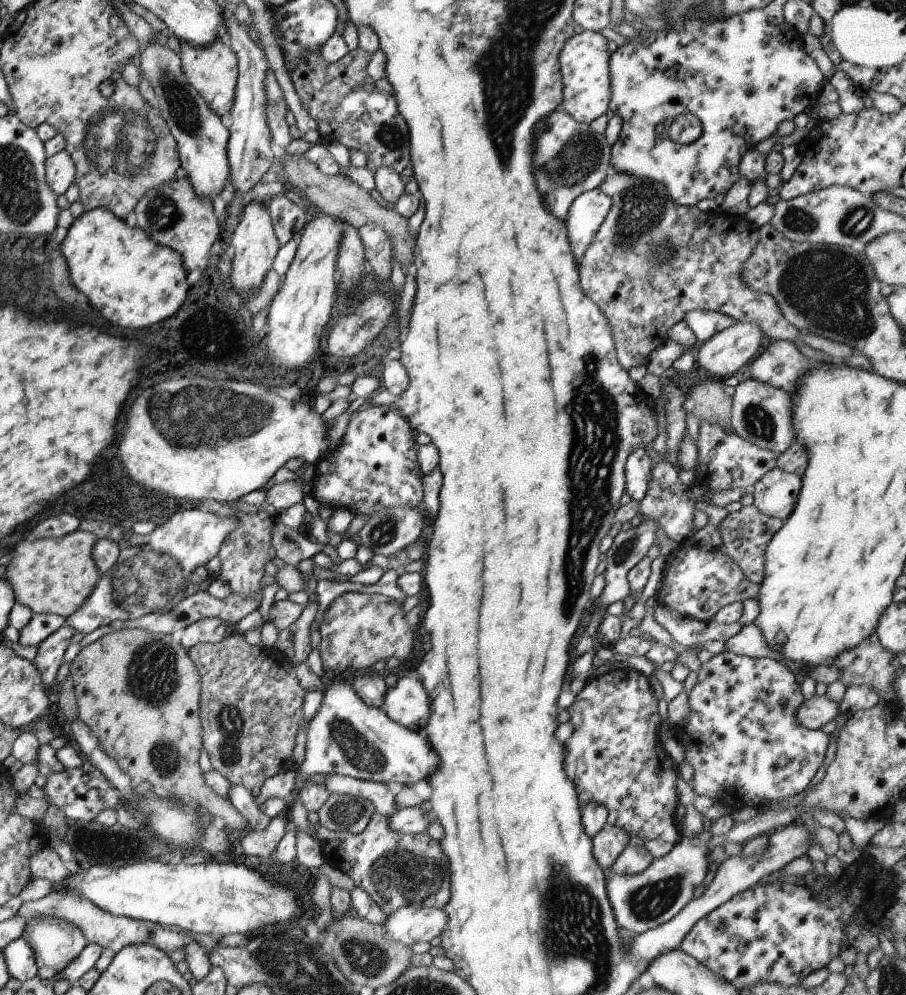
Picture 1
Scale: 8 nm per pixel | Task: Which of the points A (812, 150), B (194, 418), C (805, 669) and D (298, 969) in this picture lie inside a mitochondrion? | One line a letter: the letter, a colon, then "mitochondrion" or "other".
A: other
B: mitochondrion
C: other
D: mitochondrion

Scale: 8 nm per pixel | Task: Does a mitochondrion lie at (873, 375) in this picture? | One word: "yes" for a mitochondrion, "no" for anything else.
no

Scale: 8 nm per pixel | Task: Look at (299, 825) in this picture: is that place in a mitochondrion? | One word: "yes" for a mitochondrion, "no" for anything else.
no

